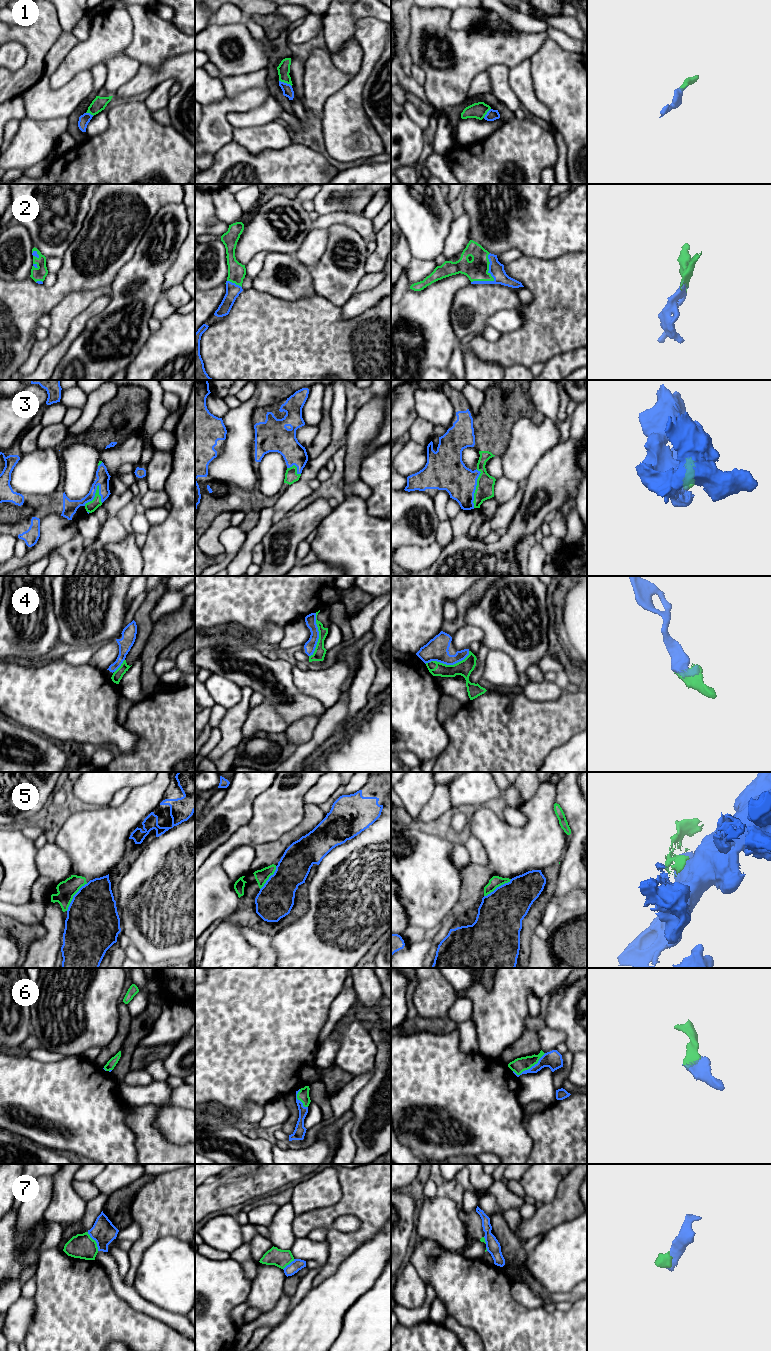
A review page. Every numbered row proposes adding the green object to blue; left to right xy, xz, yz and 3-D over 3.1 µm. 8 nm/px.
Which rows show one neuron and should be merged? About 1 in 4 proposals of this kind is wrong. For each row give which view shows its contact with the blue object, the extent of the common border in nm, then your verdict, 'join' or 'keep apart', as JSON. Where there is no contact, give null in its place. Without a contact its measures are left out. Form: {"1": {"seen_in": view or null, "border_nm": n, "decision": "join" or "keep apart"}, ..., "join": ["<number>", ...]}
{"1": {"seen_in": "xz", "border_nm": 120, "decision": "join"}, "2": {"seen_in": "yz", "border_nm": 280, "decision": "join"}, "3": {"seen_in": "xy", "border_nm": 200, "decision": "join"}, "4": {"seen_in": "yz", "border_nm": 380, "decision": "keep apart"}, "5": {"seen_in": "xy", "border_nm": 280, "decision": "join"}, "6": {"seen_in": "yz", "border_nm": 300, "decision": "join"}, "7": {"seen_in": "xy", "border_nm": 180, "decision": "keep apart"}, "join": ["1", "2", "3", "5", "6"]}

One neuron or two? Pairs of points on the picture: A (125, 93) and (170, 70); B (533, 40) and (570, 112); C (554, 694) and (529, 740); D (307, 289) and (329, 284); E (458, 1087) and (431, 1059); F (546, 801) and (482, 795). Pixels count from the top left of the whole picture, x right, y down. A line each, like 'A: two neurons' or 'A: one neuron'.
A: one neuron
B: two neurons
C: two neurons
D: two neurons
E: one neuron
F: two neurons

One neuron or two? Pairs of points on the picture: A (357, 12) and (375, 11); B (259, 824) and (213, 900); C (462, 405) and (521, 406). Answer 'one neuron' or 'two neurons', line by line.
A: one neuron
B: one neuron
C: one neuron

